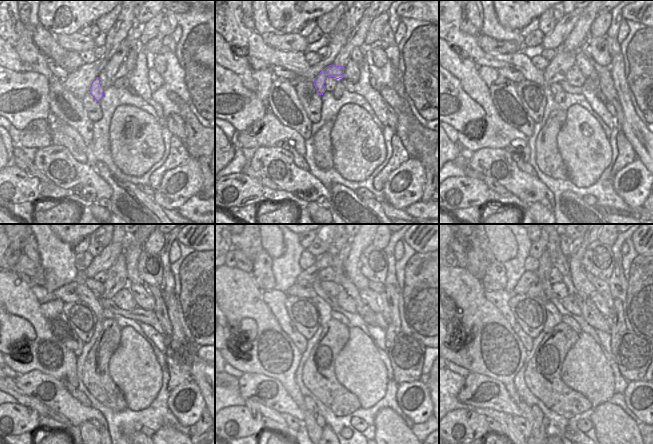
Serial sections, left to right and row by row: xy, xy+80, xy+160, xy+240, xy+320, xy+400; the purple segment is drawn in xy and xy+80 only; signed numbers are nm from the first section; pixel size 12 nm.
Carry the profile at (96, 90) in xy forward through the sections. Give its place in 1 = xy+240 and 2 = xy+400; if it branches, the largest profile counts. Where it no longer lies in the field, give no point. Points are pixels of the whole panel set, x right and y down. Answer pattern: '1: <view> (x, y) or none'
1: xy+240 (116, 280)
2: xy+400 (576, 244)

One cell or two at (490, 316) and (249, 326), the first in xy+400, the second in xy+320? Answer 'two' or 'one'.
two

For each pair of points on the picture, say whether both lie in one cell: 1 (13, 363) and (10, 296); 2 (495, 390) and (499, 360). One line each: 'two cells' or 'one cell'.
1: one cell
2: two cells

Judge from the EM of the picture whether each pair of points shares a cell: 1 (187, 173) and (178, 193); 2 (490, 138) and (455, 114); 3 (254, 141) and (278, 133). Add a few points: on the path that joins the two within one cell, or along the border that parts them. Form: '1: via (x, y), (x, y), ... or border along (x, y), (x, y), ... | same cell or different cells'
1: via (188, 178), (183, 188) | same cell
2: border along (475, 101), (485, 112), (484, 119), (476, 125) | different cells
3: via (260, 140), (272, 134) | same cell

